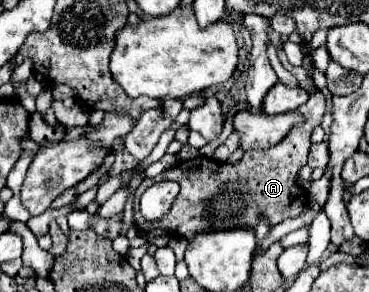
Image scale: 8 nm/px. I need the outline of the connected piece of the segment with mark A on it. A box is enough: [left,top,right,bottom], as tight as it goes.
[133,90,325,240]

